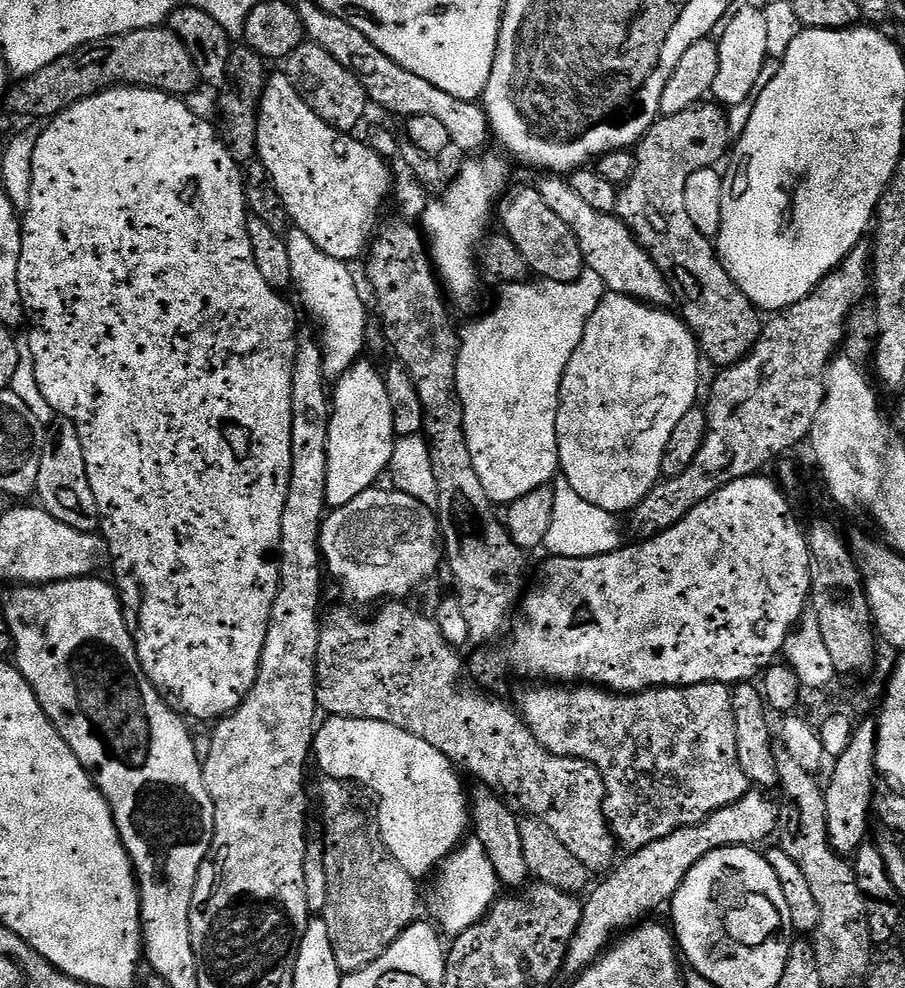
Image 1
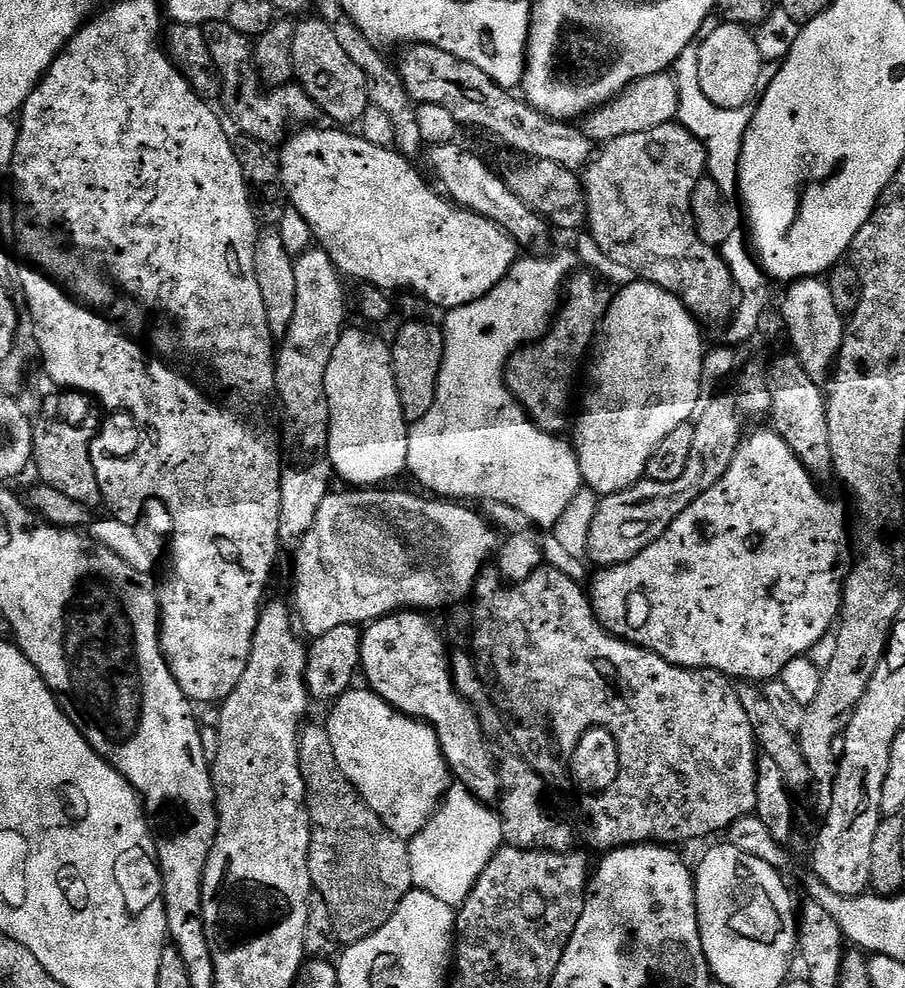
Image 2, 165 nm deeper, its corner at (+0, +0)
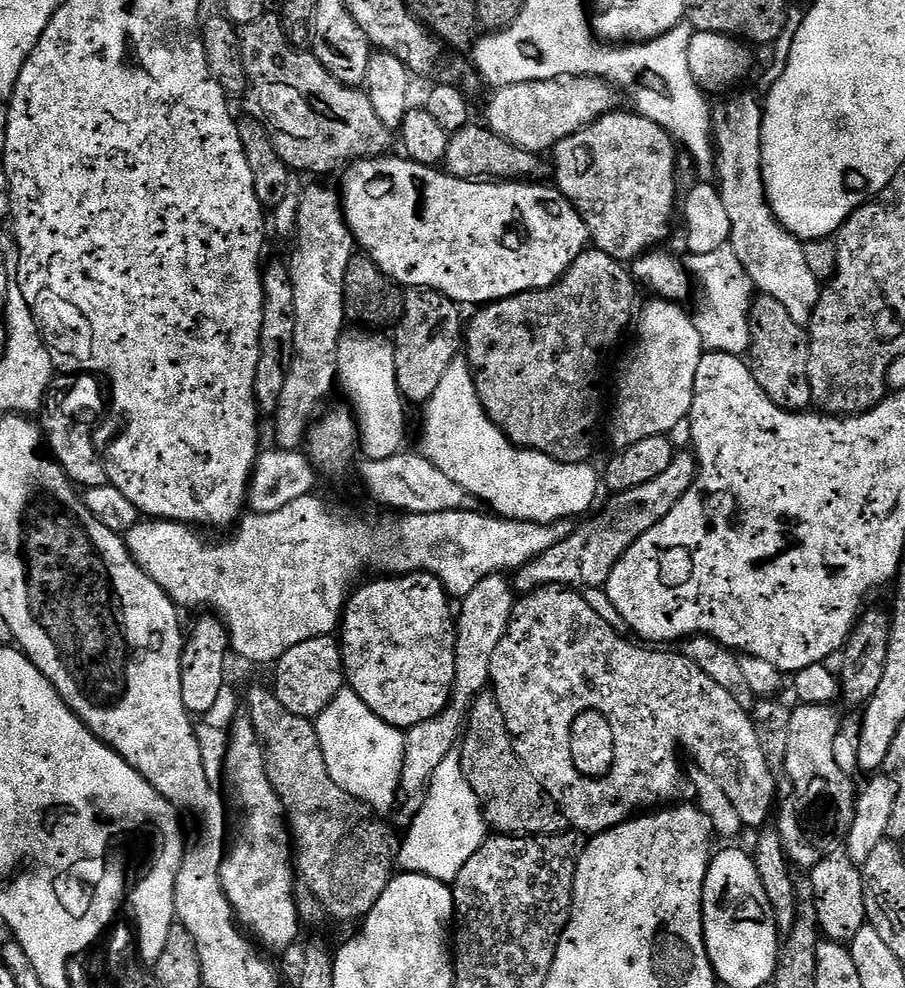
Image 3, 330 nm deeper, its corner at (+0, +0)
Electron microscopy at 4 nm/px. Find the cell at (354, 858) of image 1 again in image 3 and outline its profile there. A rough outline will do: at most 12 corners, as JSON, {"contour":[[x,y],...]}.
{"contour":[[273,689],[246,715],[331,919],[363,921],[394,875],[391,834]]}

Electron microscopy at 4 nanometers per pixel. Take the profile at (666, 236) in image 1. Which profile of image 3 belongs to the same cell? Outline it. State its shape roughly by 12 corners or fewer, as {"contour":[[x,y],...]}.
{"contour":[[632,110],[552,149],[591,243],[631,262],[678,212],[678,145]]}

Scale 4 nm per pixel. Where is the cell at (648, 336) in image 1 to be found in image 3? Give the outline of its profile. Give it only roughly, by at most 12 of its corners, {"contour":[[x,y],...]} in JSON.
{"contour":[[652,302],[616,380],[613,449],[688,419],[693,317]]}

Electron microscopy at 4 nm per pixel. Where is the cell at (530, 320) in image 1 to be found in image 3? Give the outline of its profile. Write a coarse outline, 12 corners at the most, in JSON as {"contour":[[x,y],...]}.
{"contour":[[468,361],[423,405],[422,455],[497,517],[593,511],[602,476],[517,448]]}

